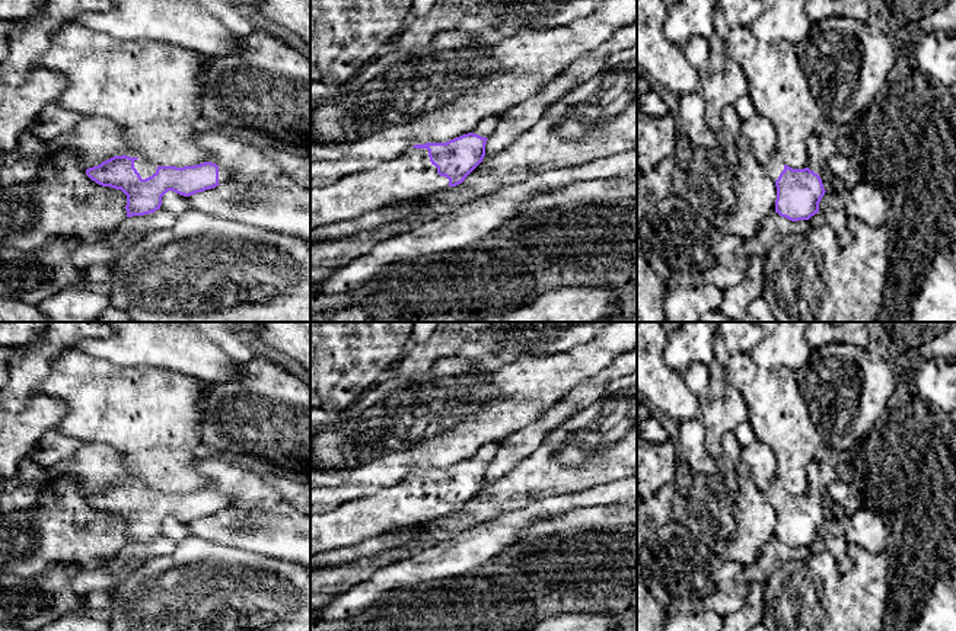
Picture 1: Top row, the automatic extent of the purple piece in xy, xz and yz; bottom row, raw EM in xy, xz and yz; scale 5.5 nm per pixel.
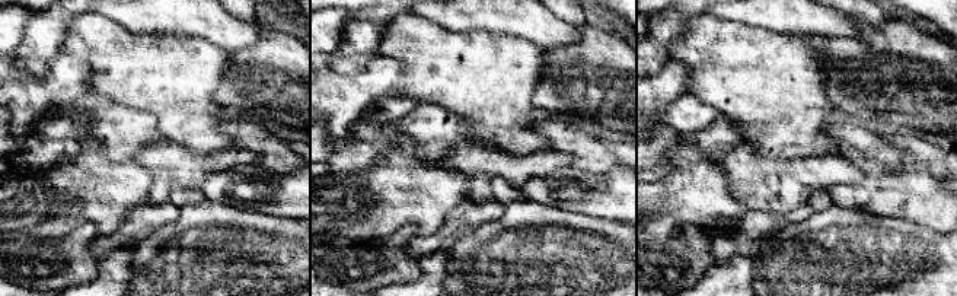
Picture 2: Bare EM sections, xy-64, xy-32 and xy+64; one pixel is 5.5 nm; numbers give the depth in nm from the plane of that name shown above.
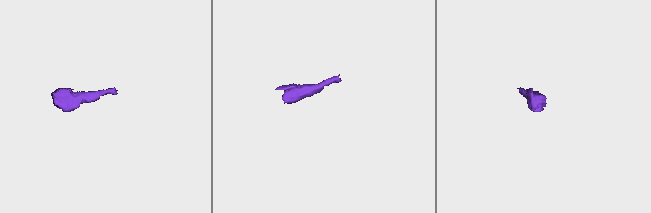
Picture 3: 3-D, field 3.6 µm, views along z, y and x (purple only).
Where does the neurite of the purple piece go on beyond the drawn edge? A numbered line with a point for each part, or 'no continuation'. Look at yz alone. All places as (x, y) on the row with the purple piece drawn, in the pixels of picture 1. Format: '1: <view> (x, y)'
1: yz (776, 166)

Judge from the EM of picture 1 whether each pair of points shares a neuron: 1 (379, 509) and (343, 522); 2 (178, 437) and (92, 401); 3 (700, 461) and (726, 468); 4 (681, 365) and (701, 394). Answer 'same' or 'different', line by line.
1: same
2: same
3: different
4: different

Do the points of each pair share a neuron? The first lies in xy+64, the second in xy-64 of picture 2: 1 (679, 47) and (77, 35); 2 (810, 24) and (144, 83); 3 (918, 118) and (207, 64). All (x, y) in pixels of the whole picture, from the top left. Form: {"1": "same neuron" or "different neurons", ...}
{"1": "same neuron", "2": "different neurons", "3": "different neurons"}

